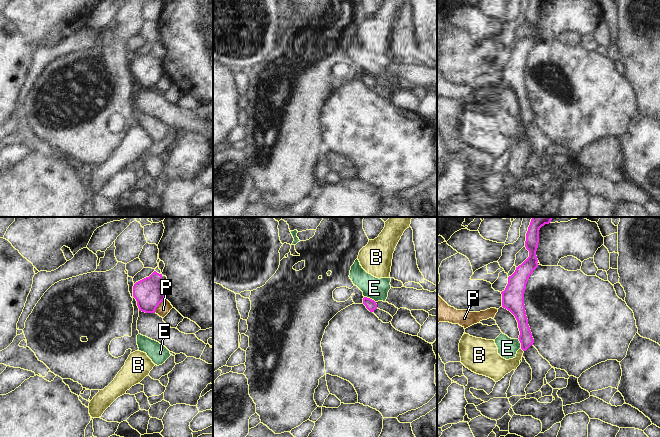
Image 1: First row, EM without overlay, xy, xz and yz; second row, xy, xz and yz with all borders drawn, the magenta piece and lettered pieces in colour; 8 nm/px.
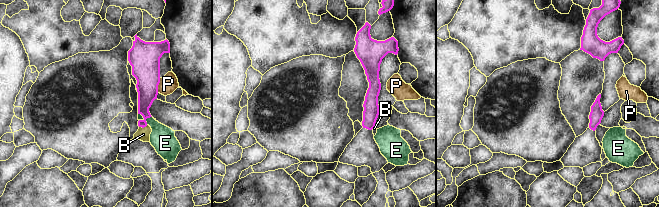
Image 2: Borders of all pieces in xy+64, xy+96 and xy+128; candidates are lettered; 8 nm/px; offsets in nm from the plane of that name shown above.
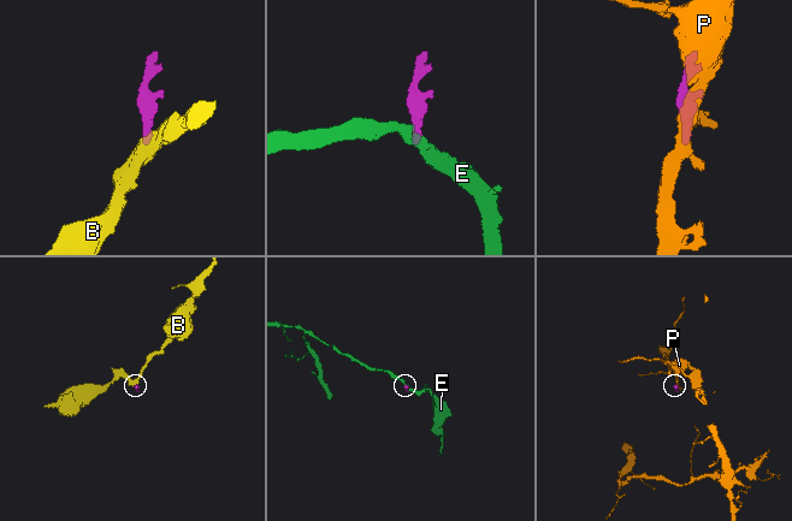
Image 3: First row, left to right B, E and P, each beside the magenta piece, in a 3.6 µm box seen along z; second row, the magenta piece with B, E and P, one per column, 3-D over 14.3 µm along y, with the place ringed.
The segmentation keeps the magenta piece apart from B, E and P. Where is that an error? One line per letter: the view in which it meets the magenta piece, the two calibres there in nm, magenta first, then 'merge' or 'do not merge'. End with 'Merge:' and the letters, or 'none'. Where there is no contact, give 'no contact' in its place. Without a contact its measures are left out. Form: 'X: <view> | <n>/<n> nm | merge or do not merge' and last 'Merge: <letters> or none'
B: yz | 110/180 nm | do not merge
E: xz | 90/180 nm | do not merge
P: xy | 240/100 nm | do not merge
Merge: none

